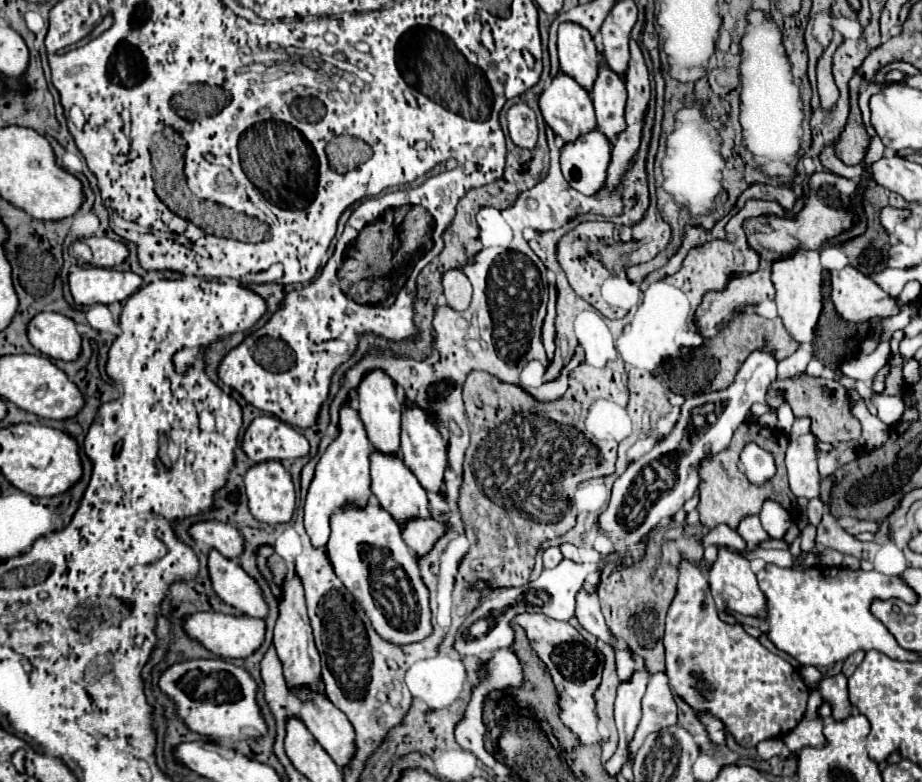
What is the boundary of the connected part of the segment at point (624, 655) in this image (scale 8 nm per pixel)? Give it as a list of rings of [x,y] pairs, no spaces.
[[[614,645],[614,651],[616,651],[616,667],[618,667],[620,681],[630,681],[632,673],[636,673],[636,661],[632,659],[632,655],[626,647]]]

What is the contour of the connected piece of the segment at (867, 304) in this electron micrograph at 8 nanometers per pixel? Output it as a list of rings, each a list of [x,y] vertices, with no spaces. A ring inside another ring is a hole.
[[[854,267],[830,273],[832,301],[842,319],[852,323],[868,323],[874,317],[892,317],[900,313],[900,305],[870,277]]]

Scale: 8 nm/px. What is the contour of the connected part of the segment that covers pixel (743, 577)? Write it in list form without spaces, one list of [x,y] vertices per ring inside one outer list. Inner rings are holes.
[[[720,547],[718,559],[710,569],[710,589],[720,613],[734,611],[740,615],[750,615],[750,617],[760,617],[766,613],[766,597],[758,587],[758,581],[754,571],[750,569],[750,563],[742,555],[730,553],[726,547]]]

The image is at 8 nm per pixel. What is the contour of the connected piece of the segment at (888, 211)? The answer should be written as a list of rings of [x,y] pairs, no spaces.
[[[886,207],[886,209],[882,209],[882,217],[880,217],[880,219],[882,219],[884,229],[892,235],[896,223],[900,223],[904,217],[906,217],[906,211],[902,211],[902,209],[894,209],[894,207]]]

